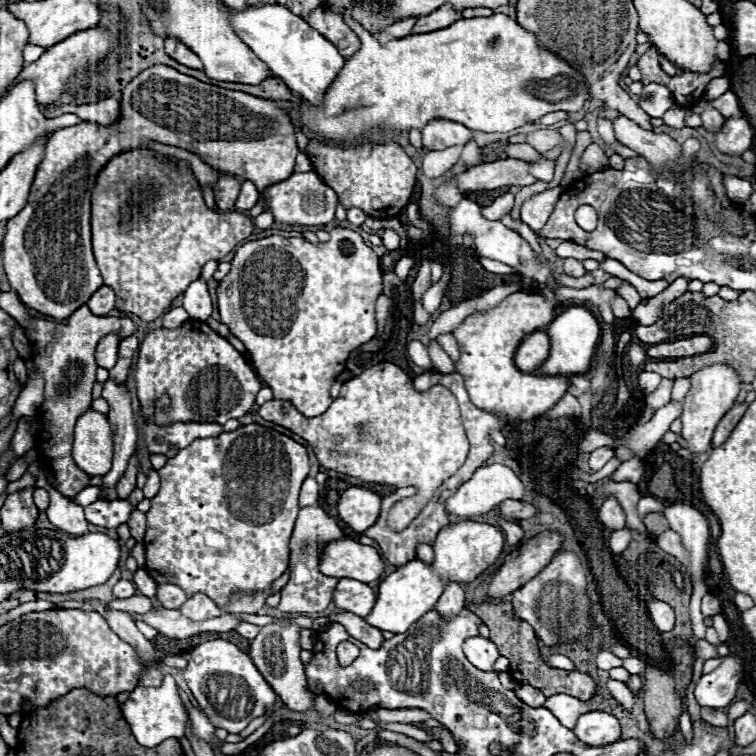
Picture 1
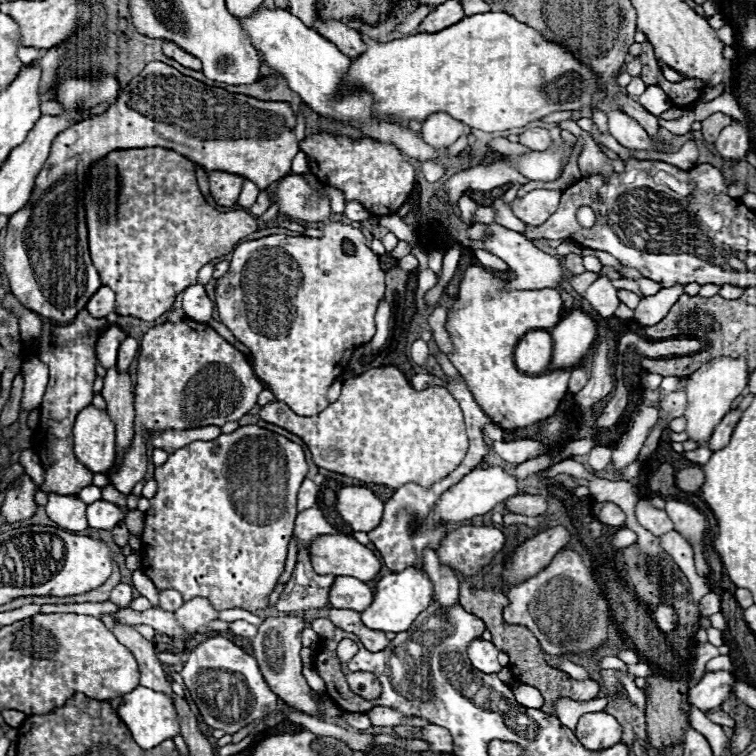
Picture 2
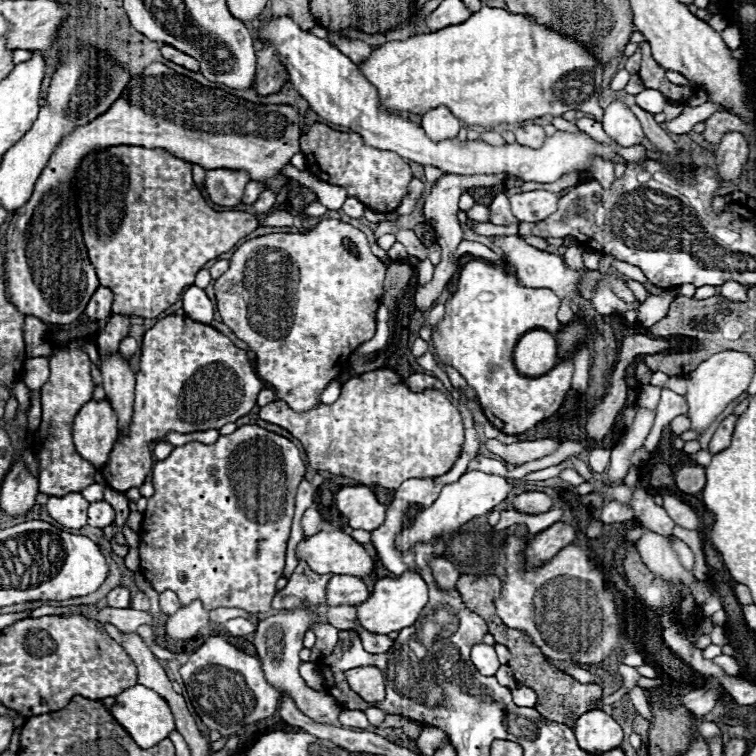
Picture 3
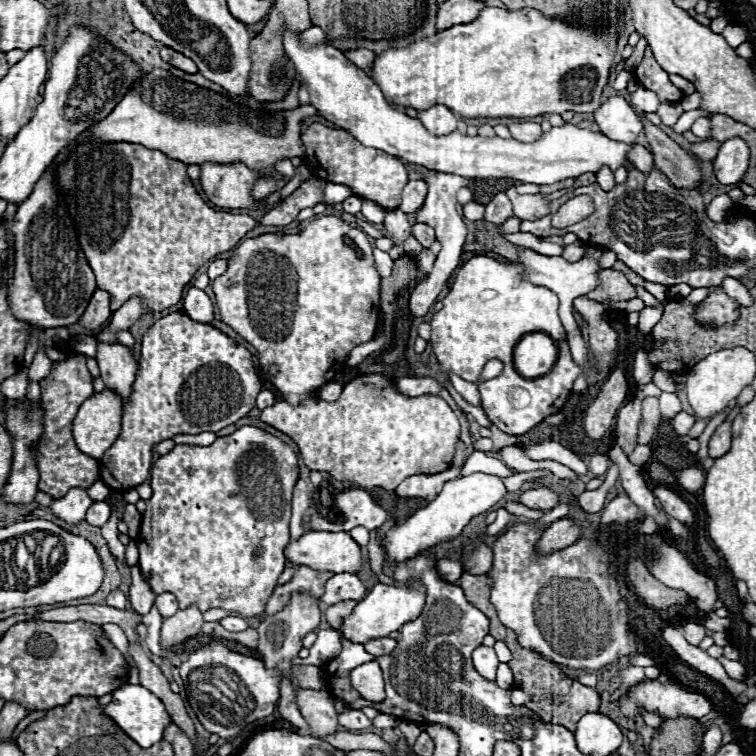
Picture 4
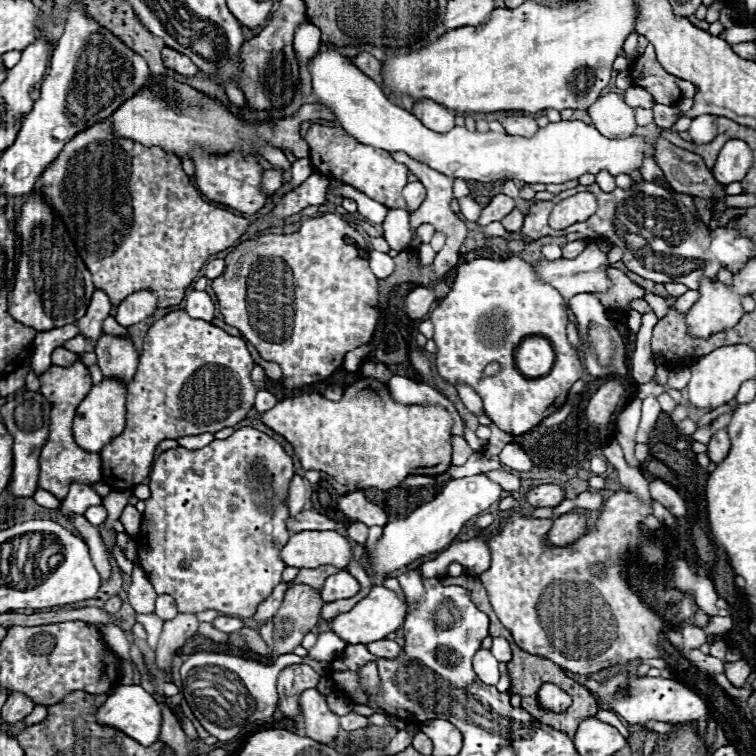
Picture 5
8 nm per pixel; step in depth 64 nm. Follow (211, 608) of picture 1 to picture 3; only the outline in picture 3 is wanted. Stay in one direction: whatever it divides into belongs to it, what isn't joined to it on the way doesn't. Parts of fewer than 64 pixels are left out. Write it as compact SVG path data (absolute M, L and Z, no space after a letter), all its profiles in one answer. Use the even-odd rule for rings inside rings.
M194 600L188 606L182 606L176 614L168 618L166 636L174 640L188 640L200 634L210 624L210 610L202 606L200 600Z

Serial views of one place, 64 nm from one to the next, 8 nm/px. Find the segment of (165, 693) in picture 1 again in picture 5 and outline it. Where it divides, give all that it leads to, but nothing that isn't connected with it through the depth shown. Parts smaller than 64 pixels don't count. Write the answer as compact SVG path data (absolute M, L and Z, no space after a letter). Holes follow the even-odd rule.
M120 684L114 688L114 692L108 696L108 700L96 710L96 720L100 724L108 724L108 726L122 730L126 736L130 736L132 740L136 740L142 746L150 746L160 736L162 710L160 710L160 704L156 702L156 698L150 692L146 692L142 686L138 686L138 684L122 686Z

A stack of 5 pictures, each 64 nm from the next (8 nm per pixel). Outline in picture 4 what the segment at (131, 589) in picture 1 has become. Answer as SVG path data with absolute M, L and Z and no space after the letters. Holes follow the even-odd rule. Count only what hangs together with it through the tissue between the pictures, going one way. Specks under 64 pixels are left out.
M114 590L114 592L110 592L108 598L106 598L106 604L108 604L108 606L120 608L120 610L126 608L126 602L128 602L128 598L126 598L126 594L124 594L122 590Z

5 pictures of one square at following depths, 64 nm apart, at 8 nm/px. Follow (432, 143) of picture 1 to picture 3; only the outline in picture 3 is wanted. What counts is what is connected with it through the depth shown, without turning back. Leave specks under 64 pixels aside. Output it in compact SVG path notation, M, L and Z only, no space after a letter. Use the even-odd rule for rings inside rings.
M444 106L434 108L422 116L422 128L430 140L450 140L456 138L464 124L452 116L452 112Z

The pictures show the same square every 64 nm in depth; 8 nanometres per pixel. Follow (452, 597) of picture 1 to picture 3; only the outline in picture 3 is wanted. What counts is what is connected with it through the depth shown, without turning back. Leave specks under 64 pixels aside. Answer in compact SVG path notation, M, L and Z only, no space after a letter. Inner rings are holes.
M432 556L430 570L432 570L432 576L440 590L452 592L456 588L456 580L460 578L460 572L456 570L456 566L452 562L448 562L446 558L440 558L440 556Z

